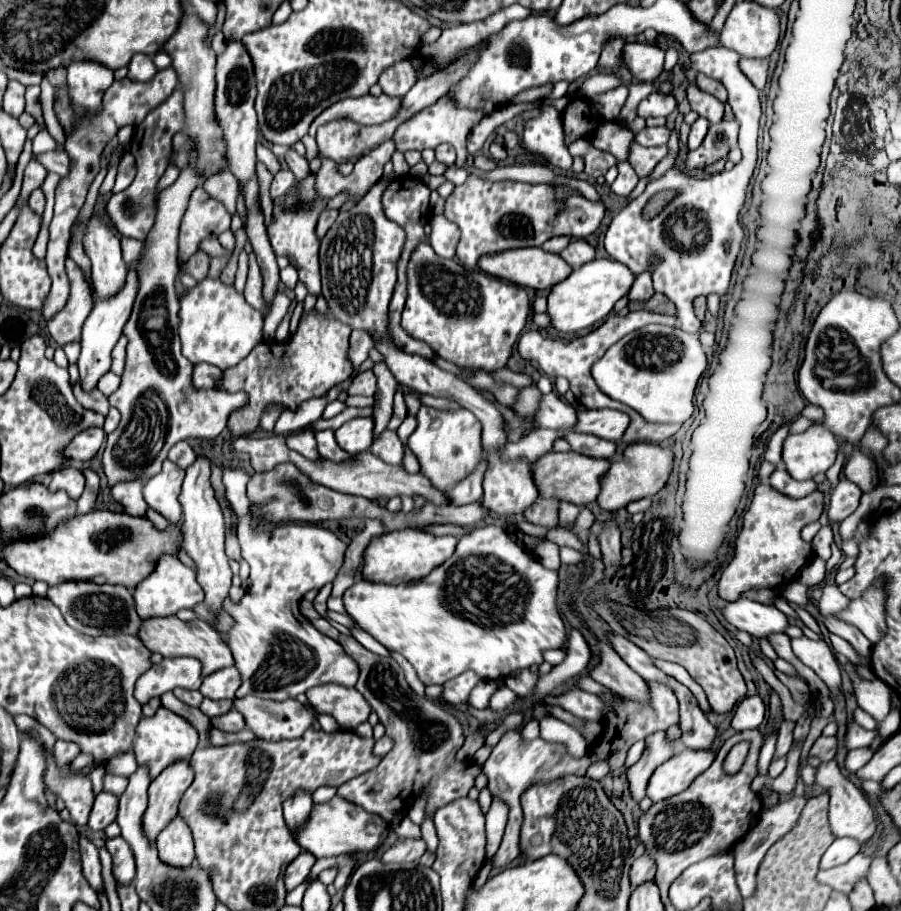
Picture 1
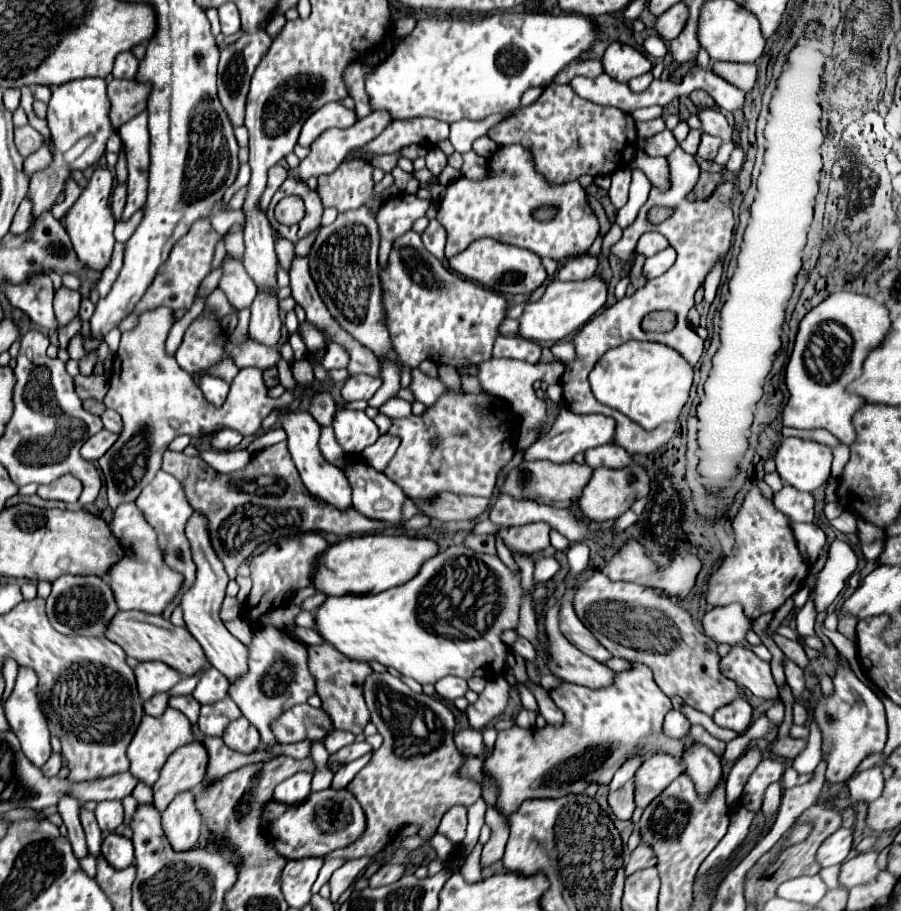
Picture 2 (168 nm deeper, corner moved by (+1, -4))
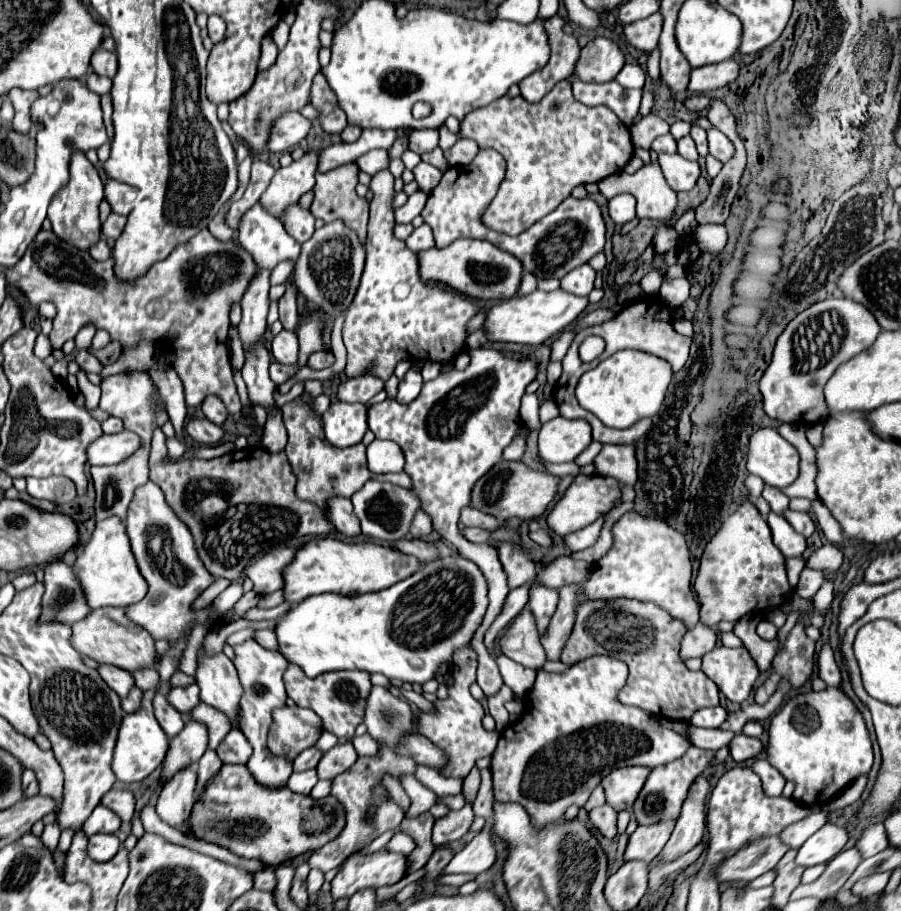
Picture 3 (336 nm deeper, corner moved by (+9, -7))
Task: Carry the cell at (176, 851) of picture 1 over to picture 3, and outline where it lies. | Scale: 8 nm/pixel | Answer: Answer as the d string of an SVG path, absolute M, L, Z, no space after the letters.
M185 768L163 786L157 802L157 814L163 822L167 822L173 828L181 828L185 820L191 818L191 810L195 804L195 782L195 770Z

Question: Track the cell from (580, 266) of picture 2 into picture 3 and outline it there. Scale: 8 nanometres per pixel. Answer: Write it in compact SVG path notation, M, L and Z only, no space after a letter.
M583 264L571 270L565 278L561 278L561 288L577 296L587 296L593 290L593 280L595 280L595 270L589 264Z

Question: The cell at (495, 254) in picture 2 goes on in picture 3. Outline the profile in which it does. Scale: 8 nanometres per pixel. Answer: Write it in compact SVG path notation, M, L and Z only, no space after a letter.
M455 240L445 248L431 248L419 254L421 278L447 284L471 298L479 300L507 300L513 298L521 286L523 264L517 258L485 240Z

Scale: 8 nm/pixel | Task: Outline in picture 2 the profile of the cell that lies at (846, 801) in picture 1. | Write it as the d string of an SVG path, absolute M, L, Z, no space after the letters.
M787 767L781 775L781 787L783 789L789 789L789 787L795 787L795 785L801 785L801 783L807 783L811 779L811 775L797 775L797 771L793 767Z

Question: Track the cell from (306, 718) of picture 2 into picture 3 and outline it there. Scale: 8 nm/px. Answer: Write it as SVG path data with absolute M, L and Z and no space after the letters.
M277 708L273 712L273 726L269 730L269 750L273 754L293 760L305 748L311 748L323 732L323 724L309 708Z

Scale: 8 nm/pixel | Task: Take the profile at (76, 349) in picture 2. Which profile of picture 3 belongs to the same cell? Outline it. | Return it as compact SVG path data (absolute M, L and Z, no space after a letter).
M79 370L79 372L77 372L77 380L79 380L79 390L81 390L83 396L85 396L85 406L87 406L89 410L97 408L97 404L99 404L99 386L93 386L93 384L87 380L85 370Z

